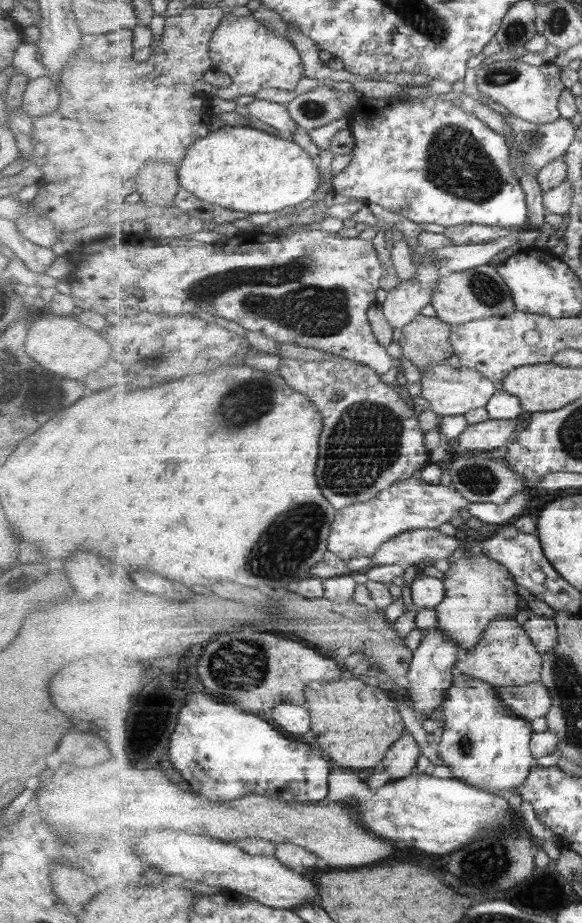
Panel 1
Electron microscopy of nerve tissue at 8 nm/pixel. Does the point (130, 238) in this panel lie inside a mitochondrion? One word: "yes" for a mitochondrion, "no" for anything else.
no

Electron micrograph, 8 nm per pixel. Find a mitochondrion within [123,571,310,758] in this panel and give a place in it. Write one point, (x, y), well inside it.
(240, 665)

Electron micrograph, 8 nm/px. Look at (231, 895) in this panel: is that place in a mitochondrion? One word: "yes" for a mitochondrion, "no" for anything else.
no

